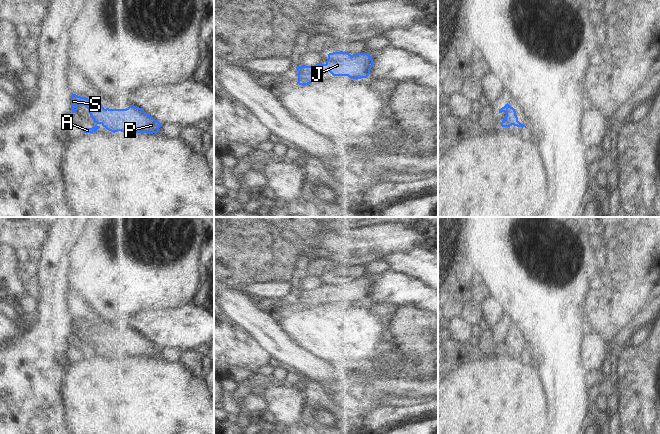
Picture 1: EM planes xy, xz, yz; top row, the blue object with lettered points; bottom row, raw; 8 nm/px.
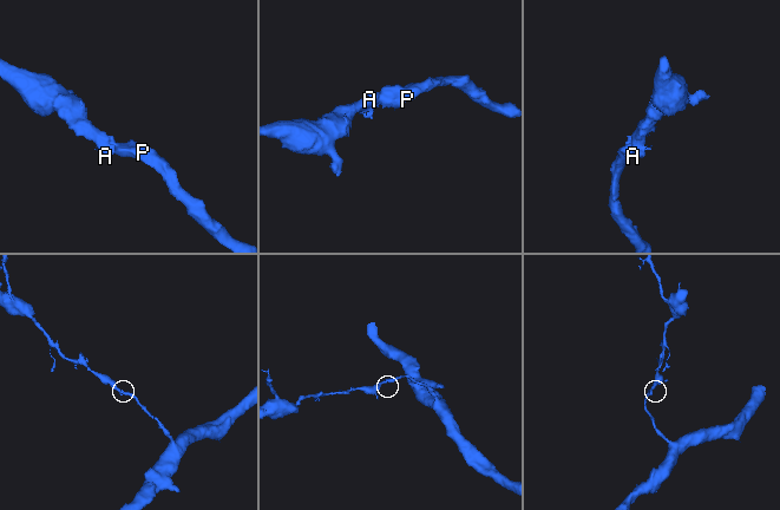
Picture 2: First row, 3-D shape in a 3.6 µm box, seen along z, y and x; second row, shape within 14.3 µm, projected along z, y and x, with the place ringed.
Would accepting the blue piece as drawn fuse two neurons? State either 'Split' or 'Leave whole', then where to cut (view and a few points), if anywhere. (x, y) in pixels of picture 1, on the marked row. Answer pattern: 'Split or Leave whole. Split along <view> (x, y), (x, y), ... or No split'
Leave whole. No split

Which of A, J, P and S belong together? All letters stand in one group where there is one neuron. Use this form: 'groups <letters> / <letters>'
groups A J P S

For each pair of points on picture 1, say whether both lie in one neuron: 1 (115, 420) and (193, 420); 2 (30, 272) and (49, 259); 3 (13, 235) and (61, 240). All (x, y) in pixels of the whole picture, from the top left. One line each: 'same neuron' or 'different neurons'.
1: same neuron
2: different neurons
3: different neurons

